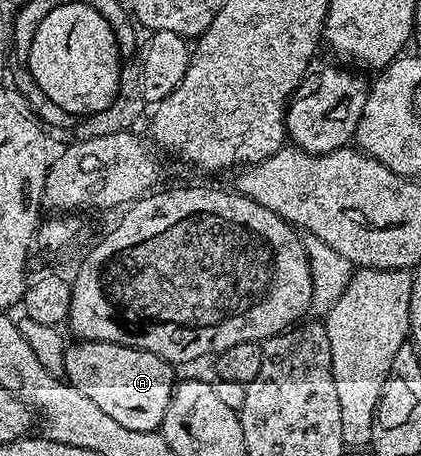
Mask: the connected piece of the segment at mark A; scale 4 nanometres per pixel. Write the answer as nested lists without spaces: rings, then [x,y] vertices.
[[[75,340],[63,351],[62,377],[77,392],[89,396],[101,412],[113,416],[117,424],[133,428],[133,432],[158,431],[163,424],[165,408],[169,408],[175,390],[176,367],[148,350],[119,346],[115,342]]]

